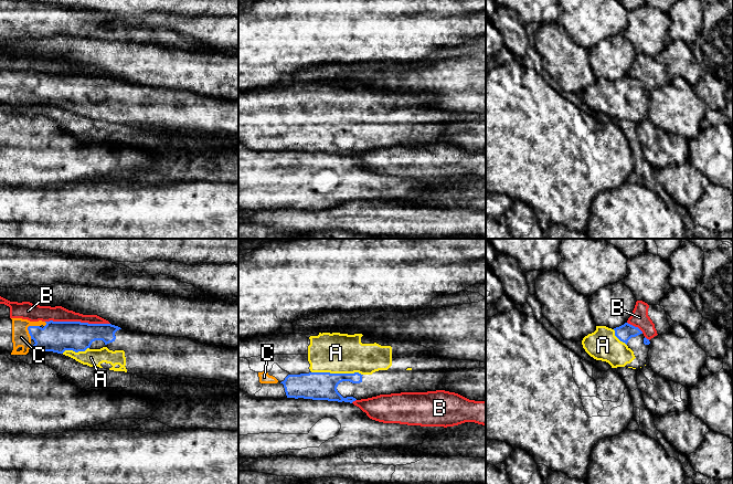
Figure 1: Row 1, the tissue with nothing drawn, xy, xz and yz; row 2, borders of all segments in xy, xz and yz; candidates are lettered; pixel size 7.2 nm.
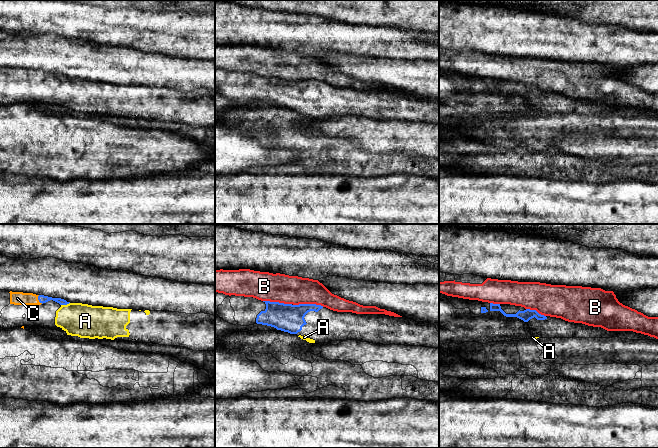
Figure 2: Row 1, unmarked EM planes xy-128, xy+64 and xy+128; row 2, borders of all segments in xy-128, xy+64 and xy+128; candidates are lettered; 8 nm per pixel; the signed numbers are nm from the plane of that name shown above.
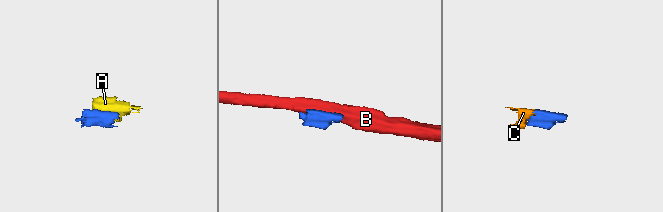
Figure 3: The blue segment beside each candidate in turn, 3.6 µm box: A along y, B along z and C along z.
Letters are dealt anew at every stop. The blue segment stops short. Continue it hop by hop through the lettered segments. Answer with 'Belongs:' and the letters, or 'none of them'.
Belongs: A, C

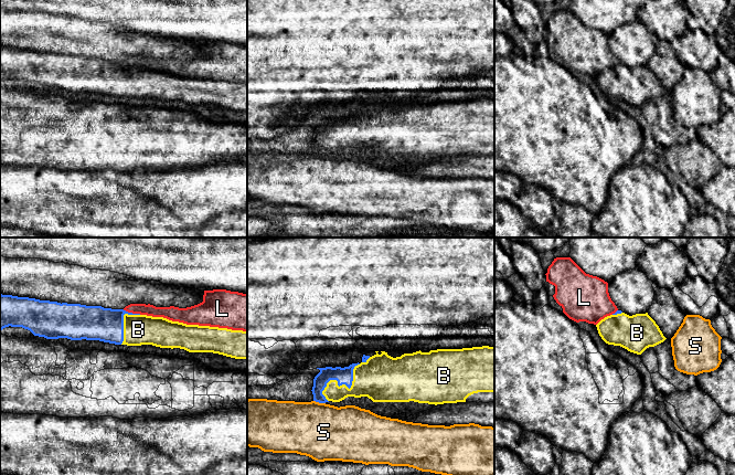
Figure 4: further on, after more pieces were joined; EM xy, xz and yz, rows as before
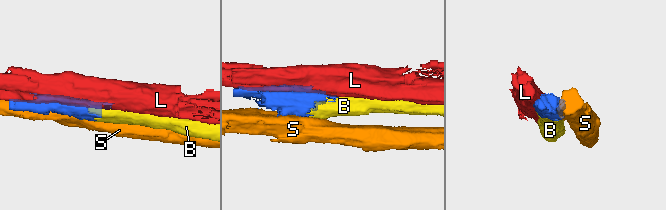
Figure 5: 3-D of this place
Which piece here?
Belongs: none of them

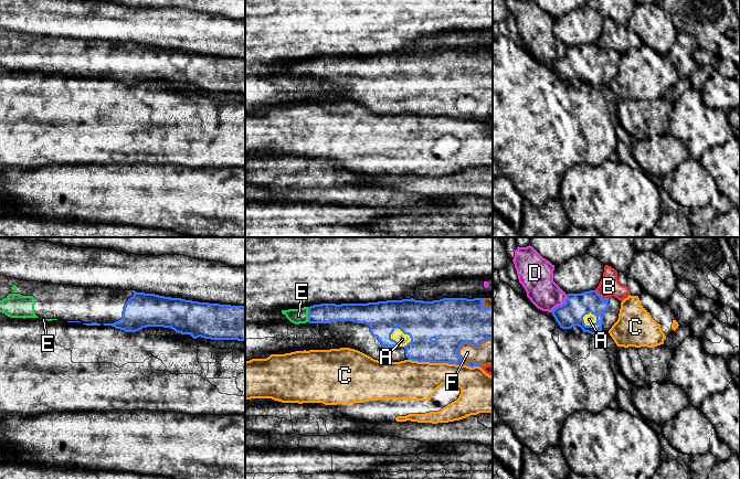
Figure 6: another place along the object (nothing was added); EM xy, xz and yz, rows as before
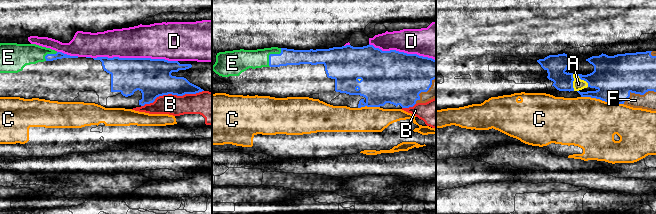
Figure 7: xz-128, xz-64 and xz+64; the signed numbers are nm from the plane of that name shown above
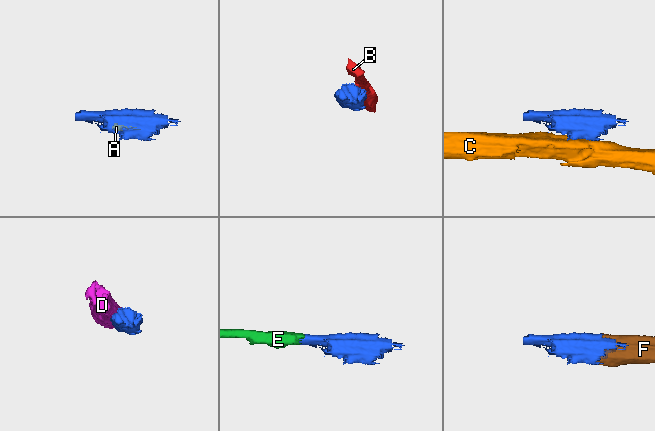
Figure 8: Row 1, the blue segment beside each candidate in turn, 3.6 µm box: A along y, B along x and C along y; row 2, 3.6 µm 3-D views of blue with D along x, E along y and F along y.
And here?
Belongs: A, E

